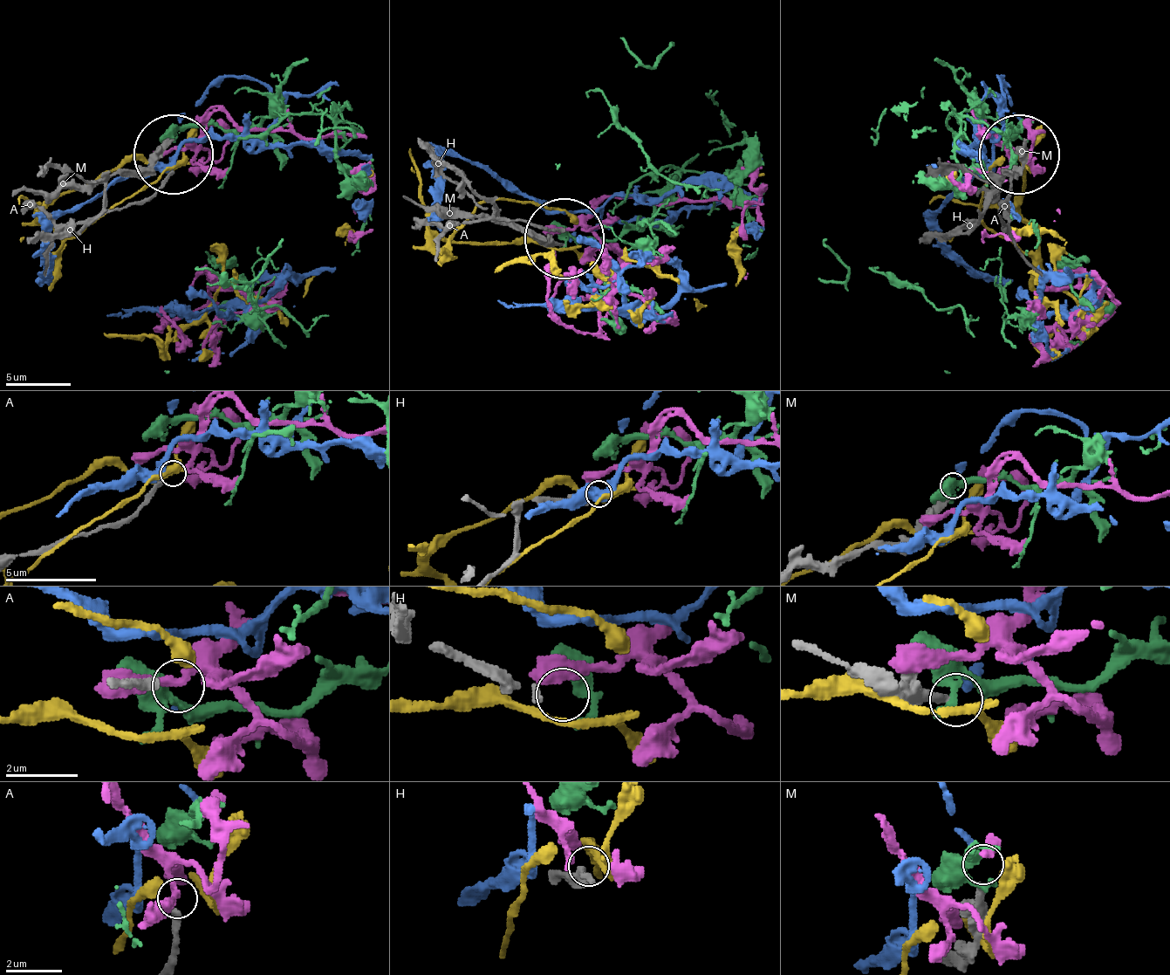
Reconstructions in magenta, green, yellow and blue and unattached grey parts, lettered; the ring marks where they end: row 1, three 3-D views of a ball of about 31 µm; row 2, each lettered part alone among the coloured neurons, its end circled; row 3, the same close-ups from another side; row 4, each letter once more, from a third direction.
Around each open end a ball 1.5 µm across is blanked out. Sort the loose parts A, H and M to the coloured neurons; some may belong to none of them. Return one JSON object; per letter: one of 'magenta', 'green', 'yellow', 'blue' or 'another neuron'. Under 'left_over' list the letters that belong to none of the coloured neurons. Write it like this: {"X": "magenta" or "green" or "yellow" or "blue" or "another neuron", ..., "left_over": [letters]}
{"A": "magenta", "H": "another neuron", "M": "blue", "left_over": ["H"]}

